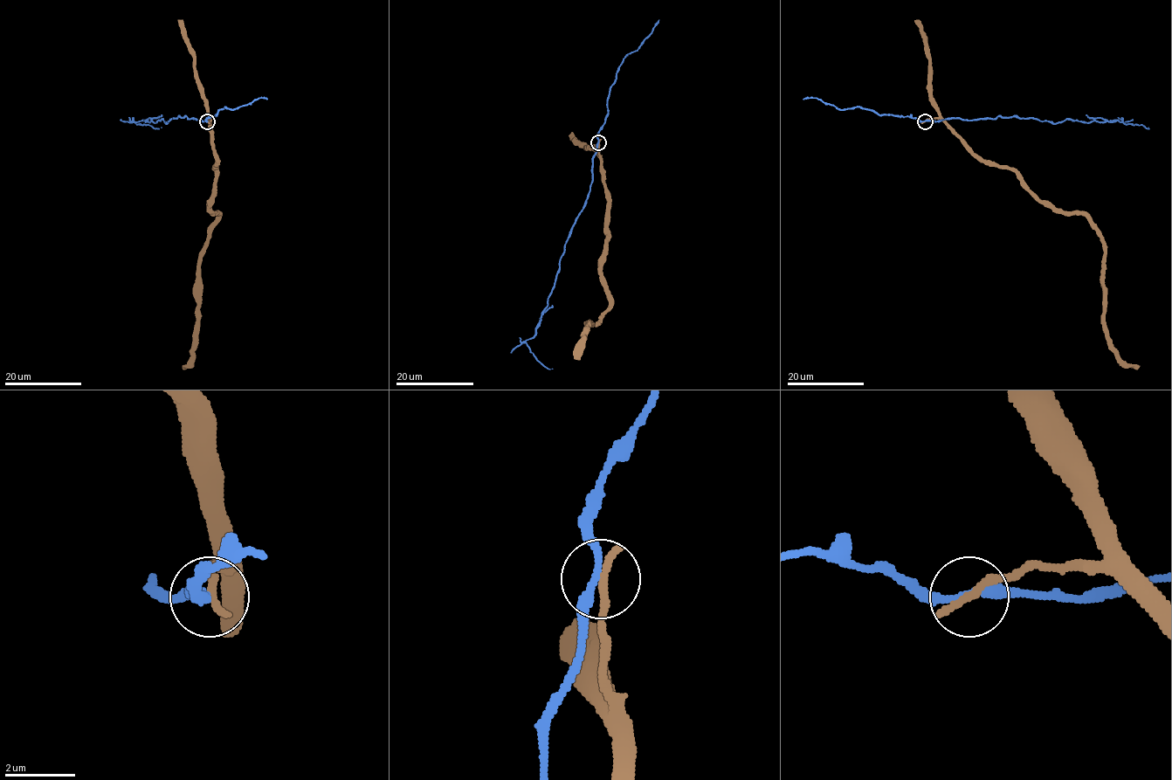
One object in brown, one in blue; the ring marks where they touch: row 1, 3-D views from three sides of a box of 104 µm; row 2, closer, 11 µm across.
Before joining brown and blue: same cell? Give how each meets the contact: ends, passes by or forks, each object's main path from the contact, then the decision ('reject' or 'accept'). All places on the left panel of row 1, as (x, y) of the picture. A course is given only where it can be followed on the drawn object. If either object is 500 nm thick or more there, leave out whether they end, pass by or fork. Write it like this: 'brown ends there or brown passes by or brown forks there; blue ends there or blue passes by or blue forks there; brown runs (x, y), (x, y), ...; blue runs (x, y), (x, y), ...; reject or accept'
brown ends there; blue passes by; brown runs (207, 121), (216, 160), (210, 208), (217, 217), (200, 264), (195, 358), (182, 368); blue runs (207, 121), (179, 116), (167, 123), (162, 120), (155, 122), (134, 122), (162, 127); reject

